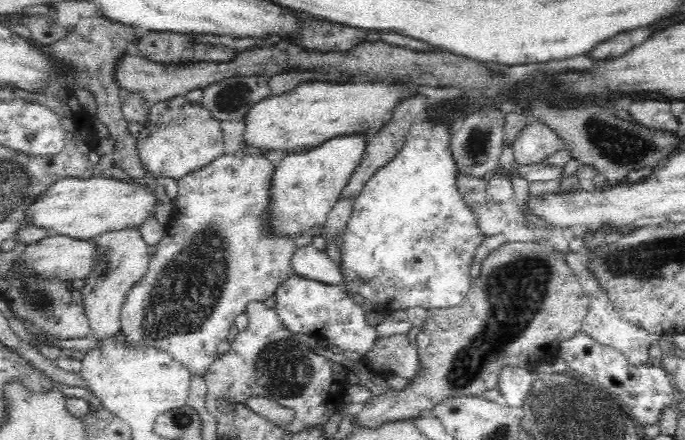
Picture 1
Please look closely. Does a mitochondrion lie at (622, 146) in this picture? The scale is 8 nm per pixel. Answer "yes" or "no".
yes

